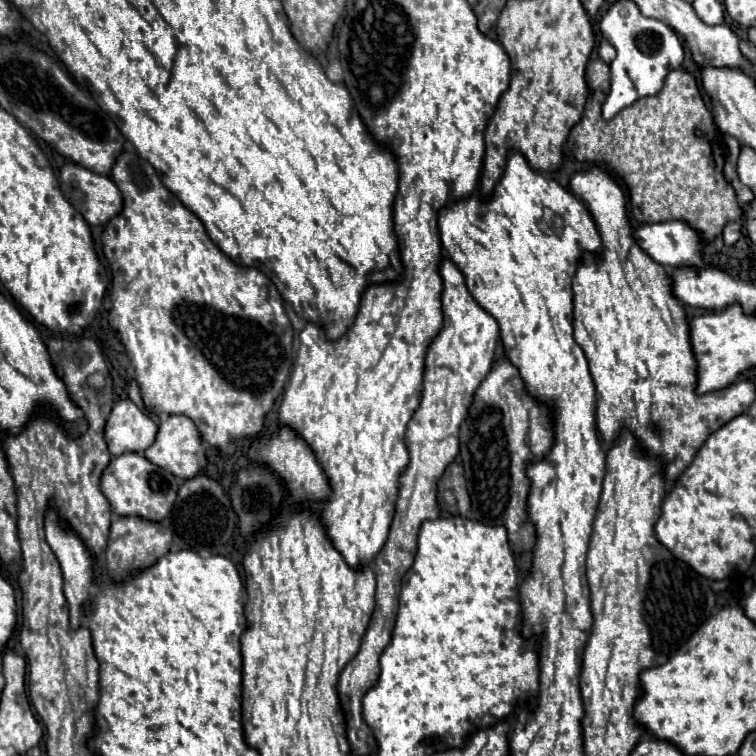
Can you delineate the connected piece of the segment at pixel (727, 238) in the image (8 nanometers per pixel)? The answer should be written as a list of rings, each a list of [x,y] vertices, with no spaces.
[[[730,221],[730,223],[724,227],[724,231],[722,231],[724,245],[734,245],[740,235],[742,235],[742,221]]]

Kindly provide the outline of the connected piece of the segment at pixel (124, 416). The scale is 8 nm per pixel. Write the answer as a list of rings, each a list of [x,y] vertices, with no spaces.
[[[122,399],[114,405],[106,423],[106,443],[110,453],[144,453],[156,439],[158,425],[142,413],[130,399]]]

